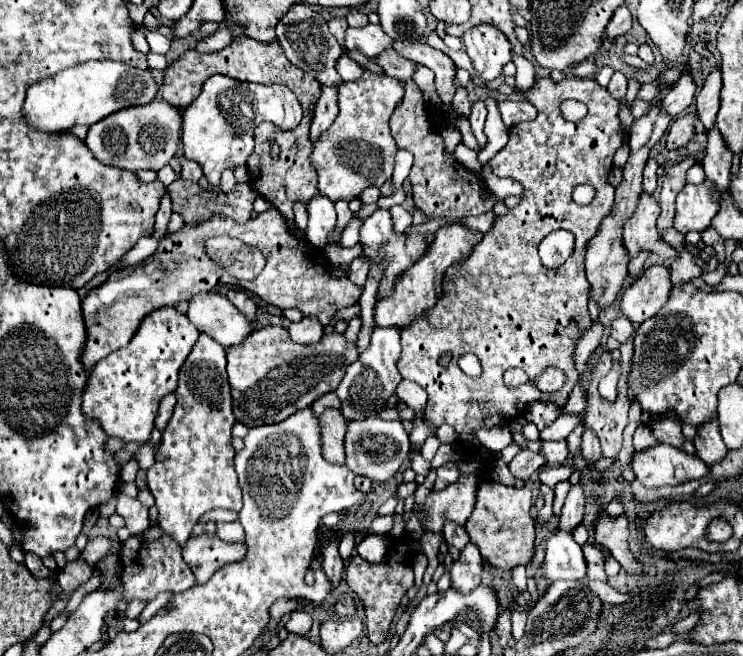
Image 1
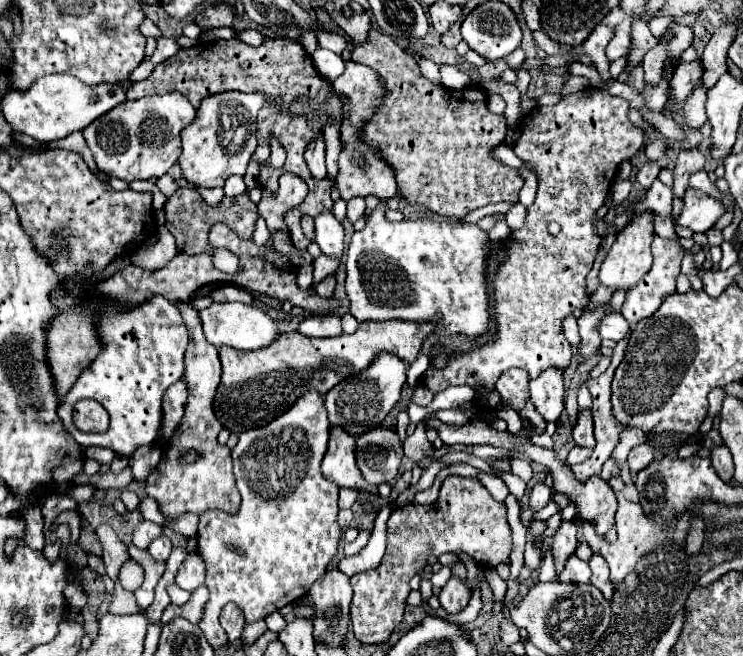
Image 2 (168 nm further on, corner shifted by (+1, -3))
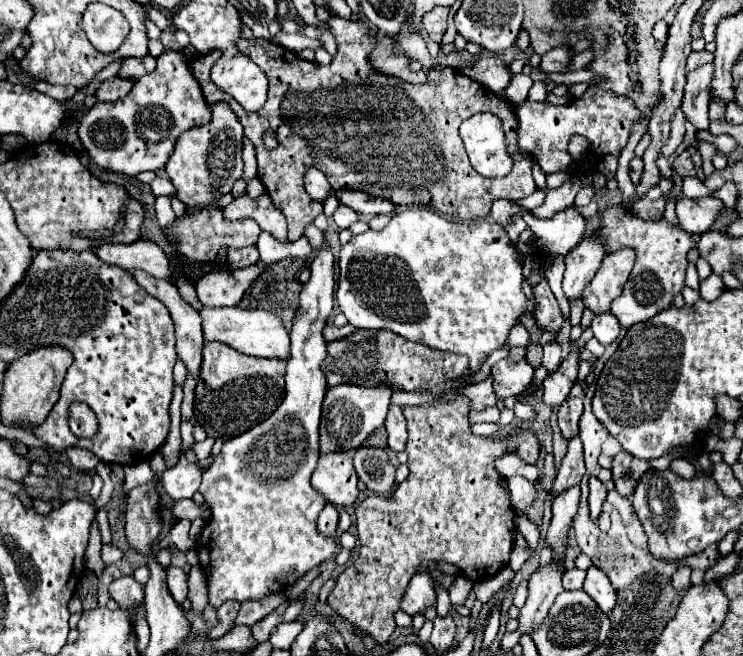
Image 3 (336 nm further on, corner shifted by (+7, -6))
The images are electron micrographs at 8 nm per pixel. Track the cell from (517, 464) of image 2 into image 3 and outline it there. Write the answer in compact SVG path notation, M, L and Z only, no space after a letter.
M510 476L508 478L508 488L510 488L512 506L518 512L524 512L532 504L532 500L536 496L534 484L530 480L526 480L524 476Z

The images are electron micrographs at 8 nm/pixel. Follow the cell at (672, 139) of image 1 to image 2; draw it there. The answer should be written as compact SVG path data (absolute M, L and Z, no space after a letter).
M700 83L692 95L684 101L684 127L686 129L692 129L692 127L702 127L708 117L706 117L706 109L704 109L704 103L706 103L706 87Z

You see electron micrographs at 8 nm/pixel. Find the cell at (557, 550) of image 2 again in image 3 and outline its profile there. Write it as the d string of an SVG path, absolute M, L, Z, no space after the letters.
M550 560L546 566L538 568L528 582L528 600L520 610L520 634L532 634L548 614L550 606L554 604L556 596L564 590L562 588L562 574L564 564L560 560Z

